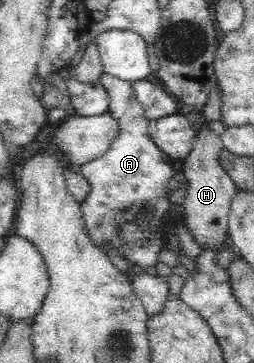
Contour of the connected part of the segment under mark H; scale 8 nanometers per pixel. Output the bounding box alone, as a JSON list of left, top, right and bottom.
[182,121,237,252]

